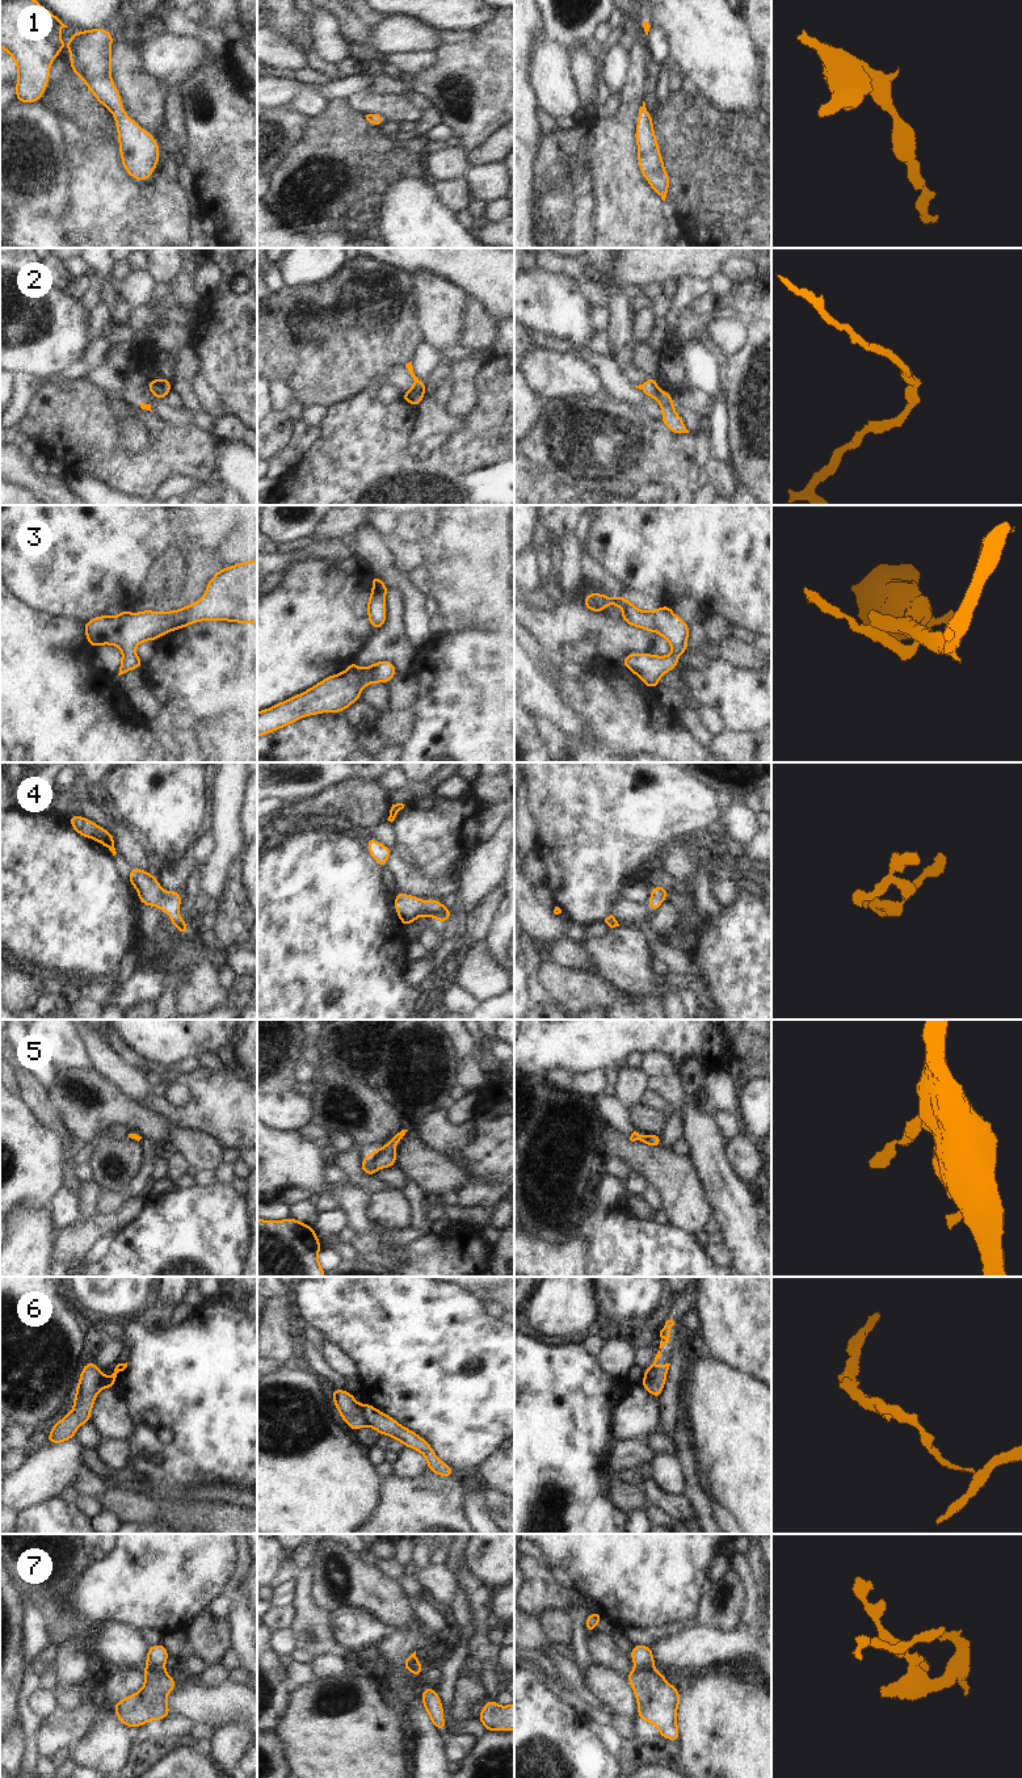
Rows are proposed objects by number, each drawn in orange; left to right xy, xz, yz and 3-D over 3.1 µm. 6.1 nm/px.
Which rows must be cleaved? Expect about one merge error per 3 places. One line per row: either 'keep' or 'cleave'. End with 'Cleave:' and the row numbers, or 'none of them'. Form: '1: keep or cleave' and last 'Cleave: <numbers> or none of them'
1: keep
2: cleave
3: keep
4: keep
5: keep
6: cleave
7: cleave
Cleave: 2, 6, 7

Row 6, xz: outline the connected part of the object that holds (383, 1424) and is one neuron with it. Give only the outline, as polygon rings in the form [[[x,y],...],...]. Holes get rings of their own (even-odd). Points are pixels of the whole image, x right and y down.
[[[367,1403],[362,1404],[362,1411],[367,1426],[377,1430],[380,1436],[390,1436],[404,1446],[420,1451],[425,1457],[428,1468],[432,1472],[443,1478],[450,1478],[454,1474],[450,1466],[437,1458],[426,1439]]]

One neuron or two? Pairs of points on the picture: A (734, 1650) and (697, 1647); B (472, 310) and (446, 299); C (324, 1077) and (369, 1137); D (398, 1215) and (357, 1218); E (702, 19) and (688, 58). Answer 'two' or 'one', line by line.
A: one
B: two
C: one
D: two
E: one

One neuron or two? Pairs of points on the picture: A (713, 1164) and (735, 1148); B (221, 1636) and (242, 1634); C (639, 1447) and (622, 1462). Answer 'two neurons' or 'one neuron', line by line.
A: two neurons
B: two neurons
C: one neuron

